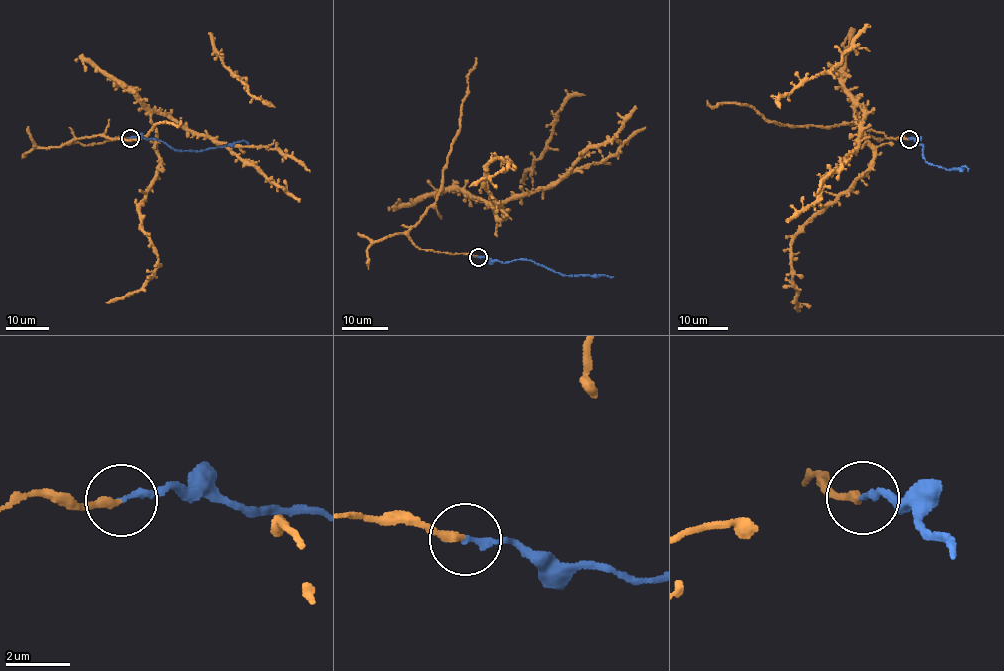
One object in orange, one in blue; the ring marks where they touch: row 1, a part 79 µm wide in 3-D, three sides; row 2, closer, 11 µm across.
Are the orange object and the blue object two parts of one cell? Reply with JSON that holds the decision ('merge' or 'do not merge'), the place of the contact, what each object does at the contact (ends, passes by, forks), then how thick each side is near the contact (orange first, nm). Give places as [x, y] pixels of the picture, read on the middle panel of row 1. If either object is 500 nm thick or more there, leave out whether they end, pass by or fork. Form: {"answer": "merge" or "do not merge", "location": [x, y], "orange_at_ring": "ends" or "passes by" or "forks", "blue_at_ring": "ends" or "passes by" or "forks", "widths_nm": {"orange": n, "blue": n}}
{"answer": "merge", "location": [478, 257], "orange_at_ring": "ends", "blue_at_ring": "ends", "widths_nm": {"orange": 280, "blue": 200}}

